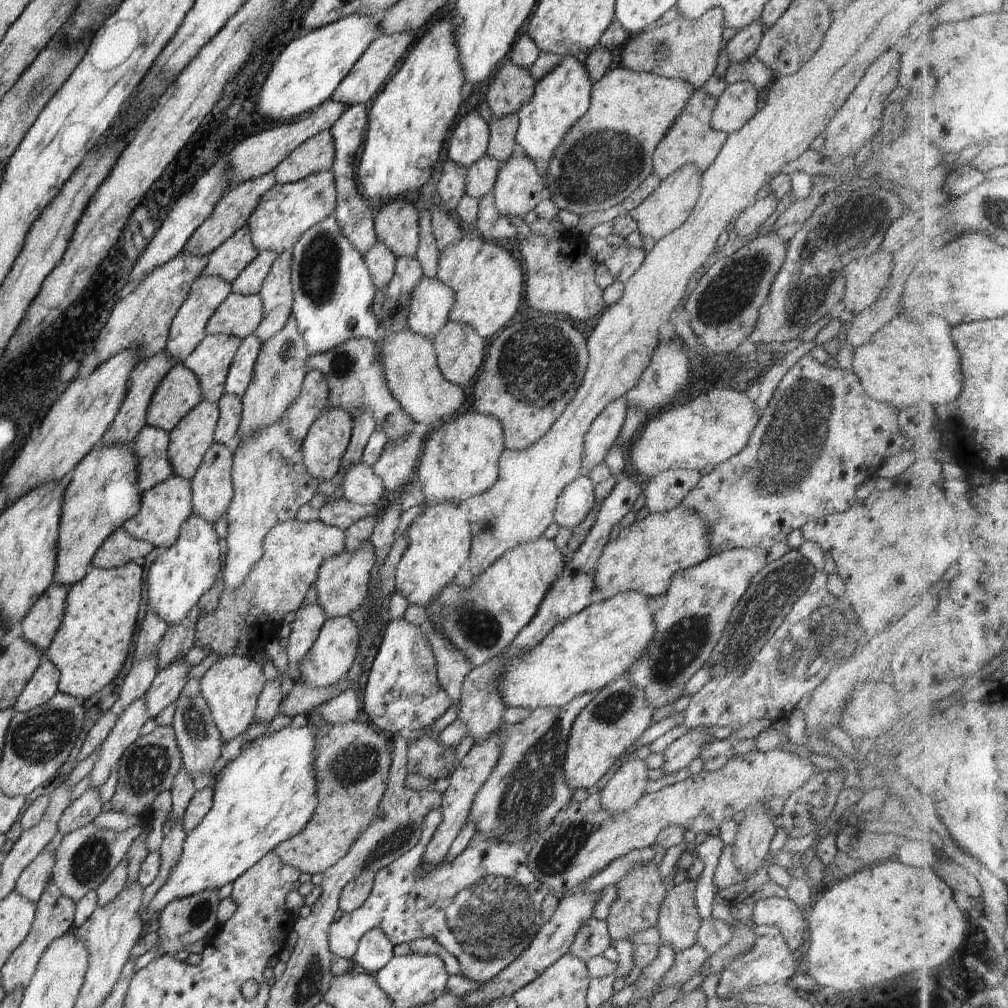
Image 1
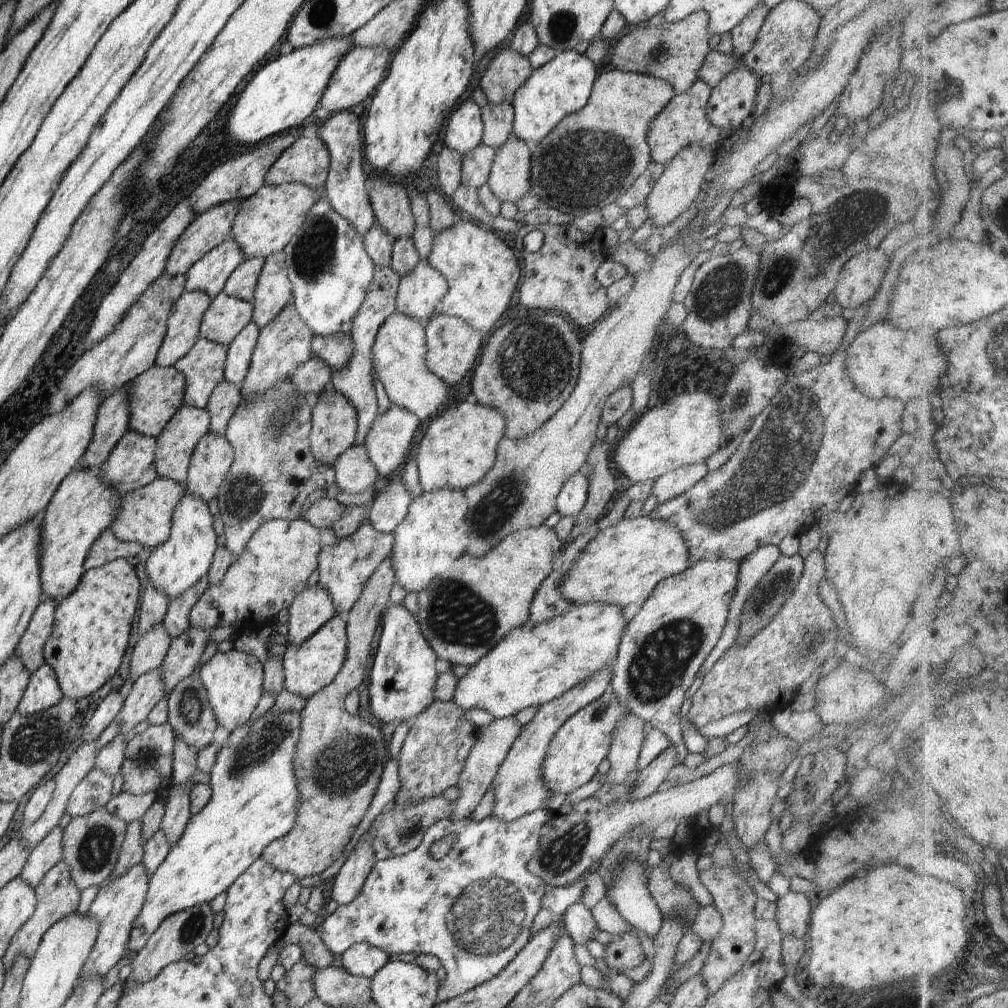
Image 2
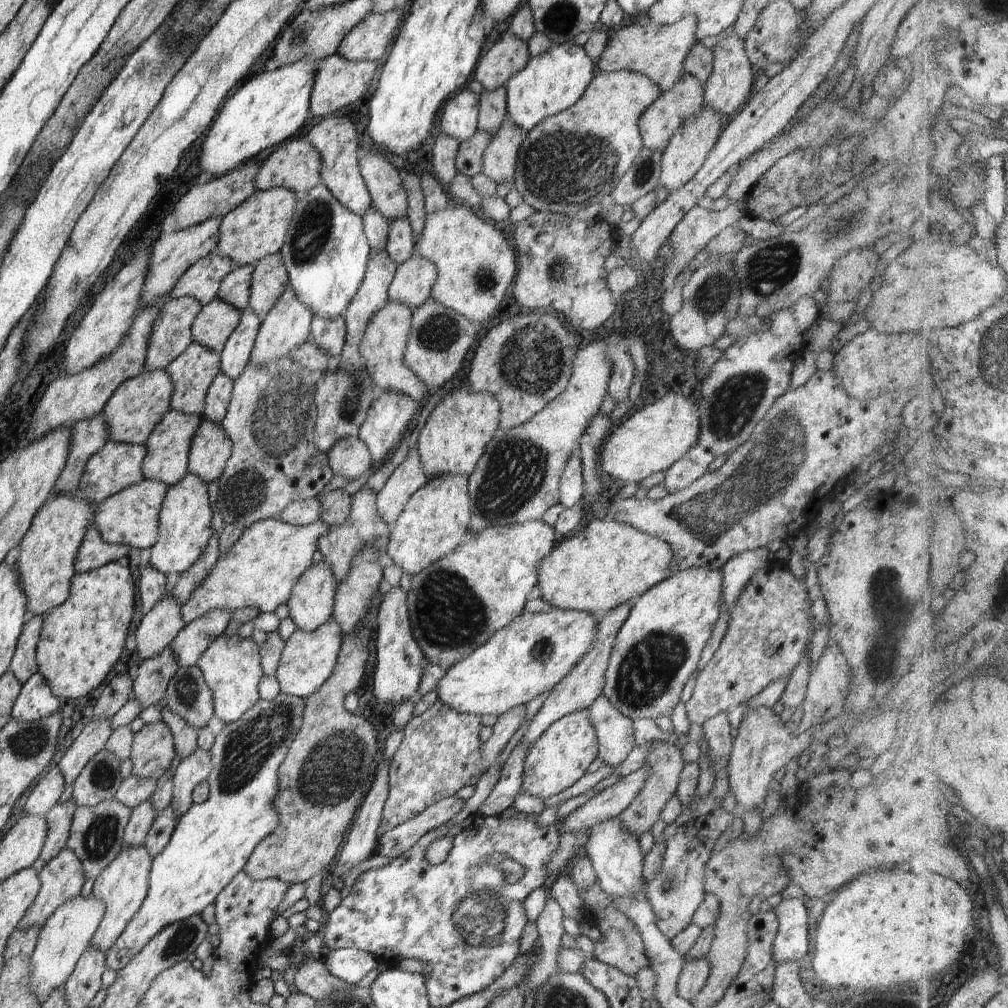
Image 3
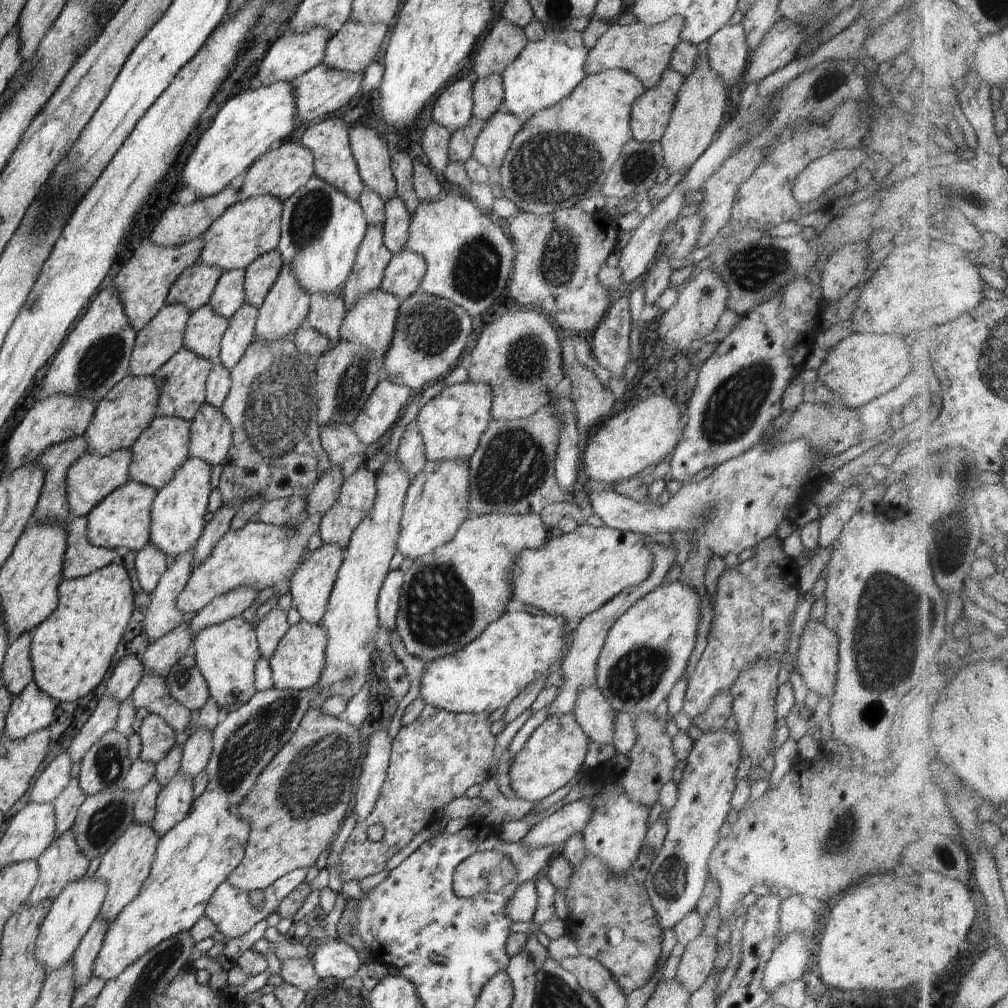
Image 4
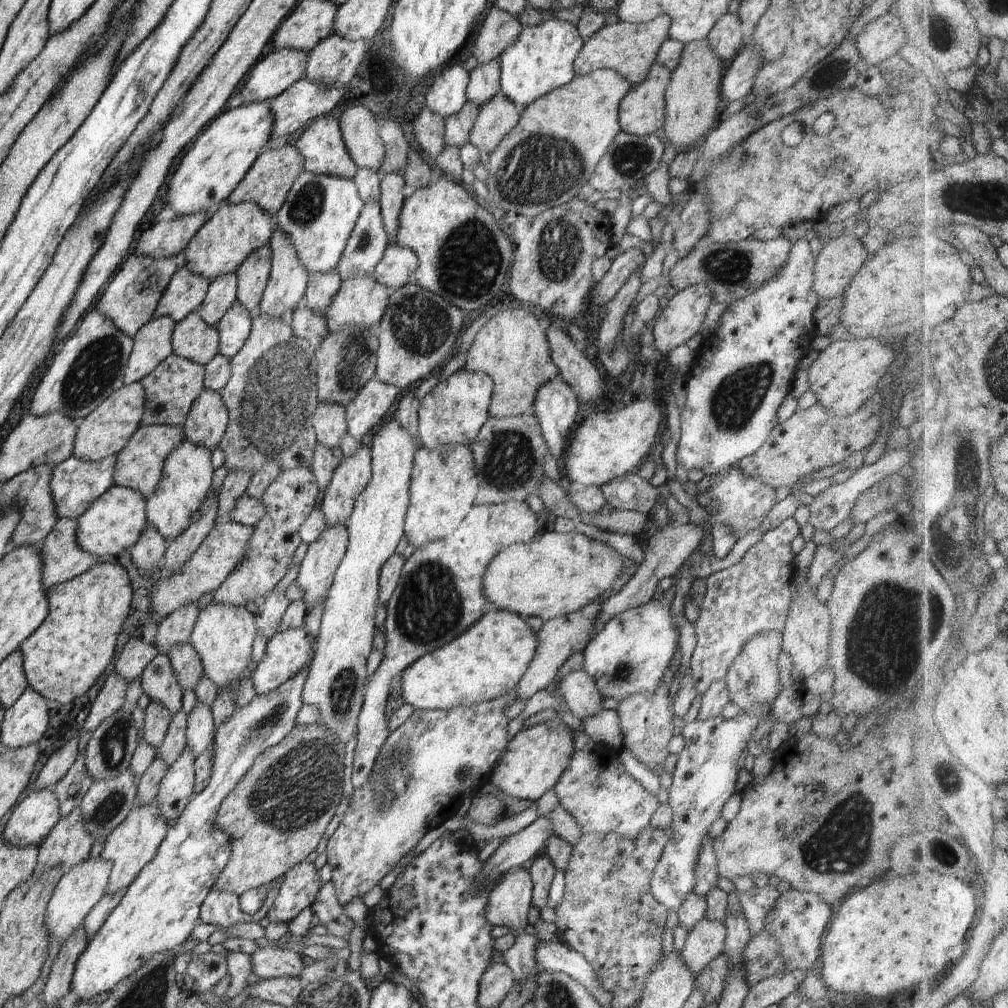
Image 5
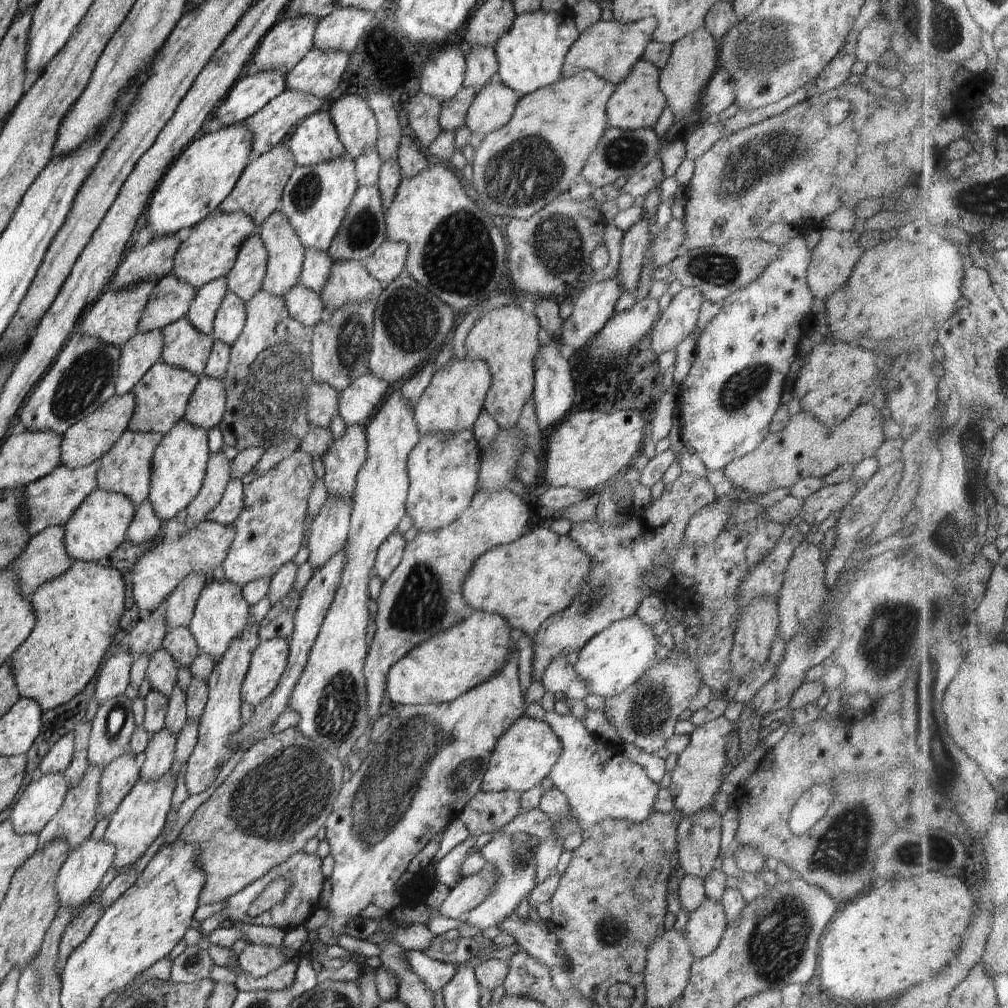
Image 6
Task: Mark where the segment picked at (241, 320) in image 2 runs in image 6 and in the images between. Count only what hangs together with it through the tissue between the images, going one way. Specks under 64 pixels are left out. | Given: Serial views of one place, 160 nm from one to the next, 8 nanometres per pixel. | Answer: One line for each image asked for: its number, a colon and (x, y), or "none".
3: (217, 320)
4: (204, 330)
5: (192, 339)
6: (184, 347)

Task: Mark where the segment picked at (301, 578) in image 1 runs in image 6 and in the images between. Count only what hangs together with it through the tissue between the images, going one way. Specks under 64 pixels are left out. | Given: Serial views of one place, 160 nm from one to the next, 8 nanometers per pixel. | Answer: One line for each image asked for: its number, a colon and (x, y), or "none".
2: (276, 564)
3: (260, 569)
4: (260, 555)
5: (223, 547)
6: (154, 577)

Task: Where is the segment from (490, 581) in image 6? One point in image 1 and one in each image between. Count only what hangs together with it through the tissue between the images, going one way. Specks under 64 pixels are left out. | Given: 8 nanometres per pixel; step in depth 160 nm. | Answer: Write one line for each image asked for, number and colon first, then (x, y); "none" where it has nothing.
1: (643, 558)
2: (622, 565)
3: (606, 564)
4: (569, 576)
5: (555, 574)

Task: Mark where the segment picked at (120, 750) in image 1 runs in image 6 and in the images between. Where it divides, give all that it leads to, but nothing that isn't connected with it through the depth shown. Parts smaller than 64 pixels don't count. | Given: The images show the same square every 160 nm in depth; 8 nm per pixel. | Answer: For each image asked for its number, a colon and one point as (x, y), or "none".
2: (148, 690)
3: (153, 674)
4: (161, 655)
5: (177, 627)
6: (180, 605)

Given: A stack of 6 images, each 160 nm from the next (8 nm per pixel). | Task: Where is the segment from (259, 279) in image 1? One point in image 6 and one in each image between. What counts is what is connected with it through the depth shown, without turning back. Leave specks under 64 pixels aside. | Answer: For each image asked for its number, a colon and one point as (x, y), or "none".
2: (242, 283)
3: (235, 289)
4: (228, 296)
5: (222, 292)
6: (202, 313)

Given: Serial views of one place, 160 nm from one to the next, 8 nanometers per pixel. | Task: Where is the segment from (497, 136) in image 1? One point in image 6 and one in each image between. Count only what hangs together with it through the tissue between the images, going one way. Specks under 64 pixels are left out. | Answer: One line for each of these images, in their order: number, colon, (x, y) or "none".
2: (498, 119)
3: (492, 103)
4: (488, 93)
5: (484, 81)
6: (481, 63)

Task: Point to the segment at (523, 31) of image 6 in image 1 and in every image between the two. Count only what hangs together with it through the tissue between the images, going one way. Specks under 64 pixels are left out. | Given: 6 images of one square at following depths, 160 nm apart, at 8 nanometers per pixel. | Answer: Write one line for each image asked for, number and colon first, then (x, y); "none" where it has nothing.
1: (563, 96)
2: (563, 86)
3: (551, 82)
4: (545, 71)
5: (541, 59)

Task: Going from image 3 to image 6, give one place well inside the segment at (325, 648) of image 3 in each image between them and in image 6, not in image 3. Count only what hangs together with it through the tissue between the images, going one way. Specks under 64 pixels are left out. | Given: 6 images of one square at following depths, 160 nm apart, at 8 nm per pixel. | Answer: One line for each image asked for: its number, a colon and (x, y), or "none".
4: (296, 663)
5: (287, 652)
6: (269, 660)

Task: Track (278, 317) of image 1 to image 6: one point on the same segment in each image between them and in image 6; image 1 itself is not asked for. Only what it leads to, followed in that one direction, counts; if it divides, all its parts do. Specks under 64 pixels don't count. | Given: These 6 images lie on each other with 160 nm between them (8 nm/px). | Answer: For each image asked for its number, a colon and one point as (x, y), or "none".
2: (272, 294)
3: (269, 281)
4: (263, 271)
5: (252, 275)
6: (246, 278)

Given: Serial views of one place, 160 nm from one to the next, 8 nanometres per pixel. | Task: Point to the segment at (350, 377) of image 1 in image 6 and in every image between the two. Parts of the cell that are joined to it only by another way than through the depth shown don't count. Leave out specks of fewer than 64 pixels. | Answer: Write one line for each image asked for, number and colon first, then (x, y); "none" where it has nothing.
2: (336, 351)
3: (329, 335)
4: (327, 311)
5: (320, 286)
6: (315, 273)

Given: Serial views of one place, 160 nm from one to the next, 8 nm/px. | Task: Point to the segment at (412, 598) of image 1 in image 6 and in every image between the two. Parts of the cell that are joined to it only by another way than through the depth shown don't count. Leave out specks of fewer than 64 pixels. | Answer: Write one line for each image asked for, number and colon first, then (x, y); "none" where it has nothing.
2: (433, 535)
3: (433, 523)
4: (437, 502)
5: (442, 489)
6: (443, 469)

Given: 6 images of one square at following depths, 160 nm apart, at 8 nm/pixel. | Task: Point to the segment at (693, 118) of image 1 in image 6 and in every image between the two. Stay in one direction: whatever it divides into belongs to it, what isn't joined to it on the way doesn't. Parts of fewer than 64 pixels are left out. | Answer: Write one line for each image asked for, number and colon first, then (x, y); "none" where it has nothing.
2: (683, 122)
3: (657, 123)
4: (650, 113)
5: (642, 112)
6: (637, 104)

